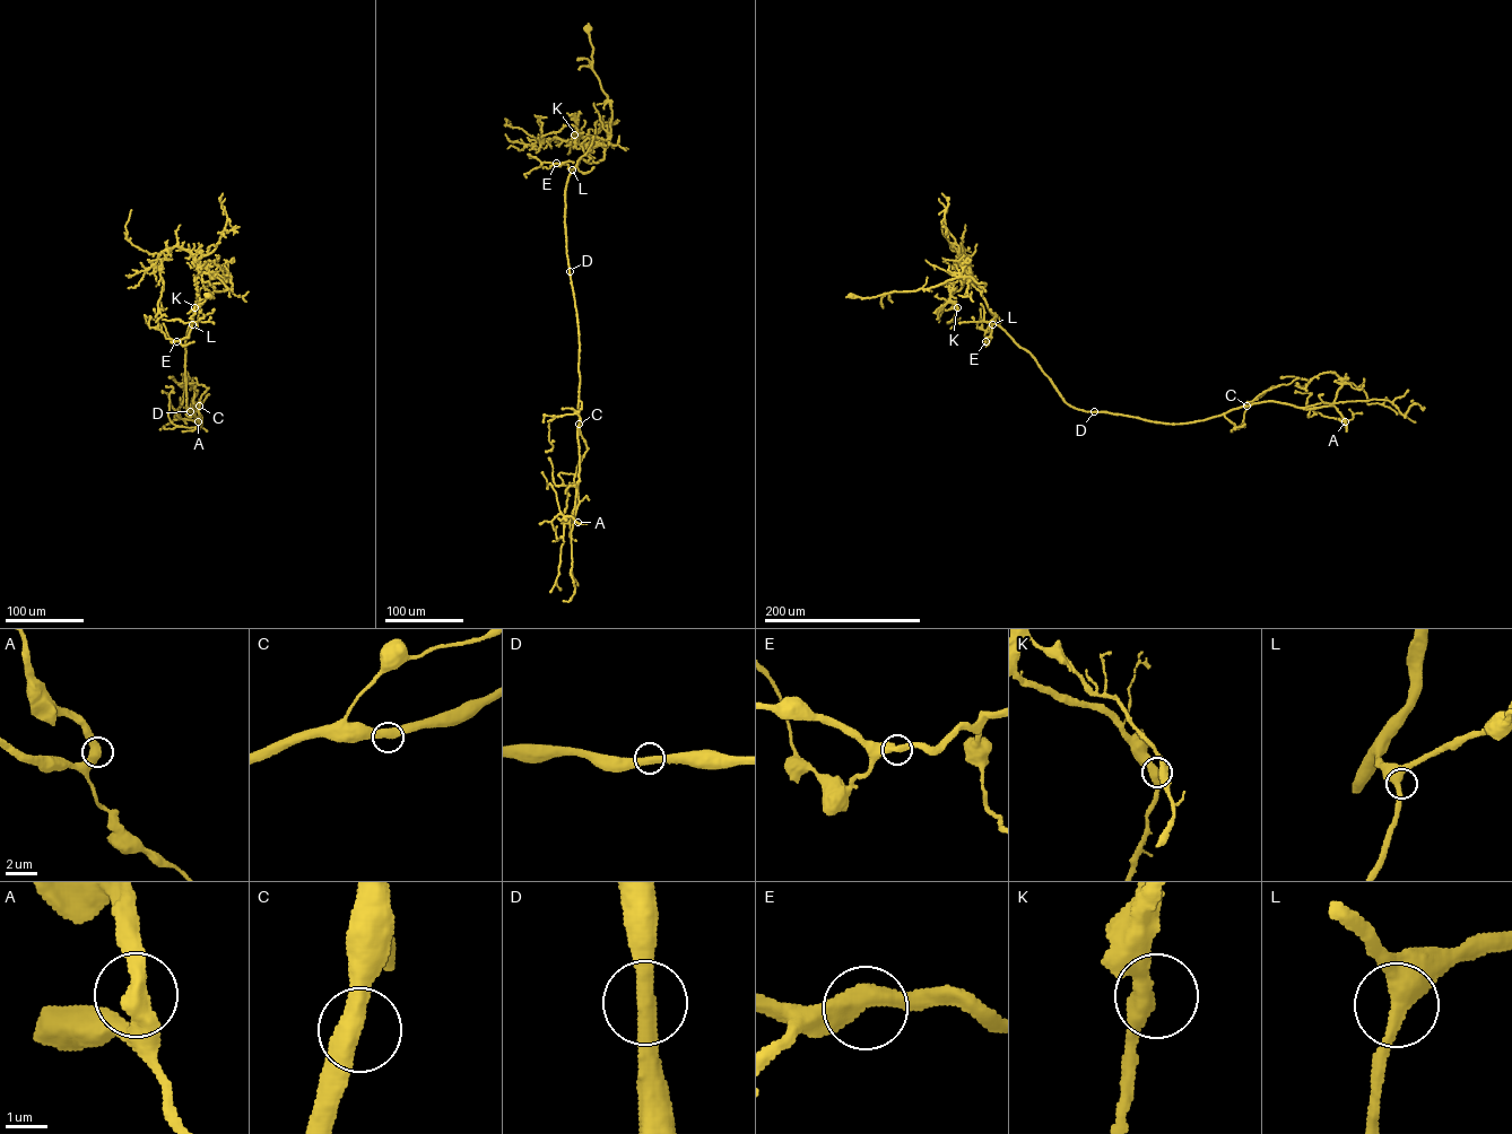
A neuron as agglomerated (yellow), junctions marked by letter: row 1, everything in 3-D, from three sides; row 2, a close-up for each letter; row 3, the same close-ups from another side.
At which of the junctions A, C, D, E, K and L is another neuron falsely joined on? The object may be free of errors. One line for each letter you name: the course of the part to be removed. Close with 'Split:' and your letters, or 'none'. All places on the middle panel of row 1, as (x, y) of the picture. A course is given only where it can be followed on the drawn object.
Split: none

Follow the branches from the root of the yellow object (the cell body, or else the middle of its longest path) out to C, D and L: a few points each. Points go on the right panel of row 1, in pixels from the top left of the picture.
C: (850, 295), (915, 290), (970, 277), (985, 284), (981, 294), (996, 322), (1071, 406), (1171, 424), (1247, 406)
D: (850, 295), (915, 290), (959, 277), (984, 282), (981, 294), (996, 322), (1034, 358), (1065, 401), (1094, 411)
L: (850, 295), (870, 298), (915, 290), (970, 277), (985, 284), (981, 294), (995, 319), (992, 324)

